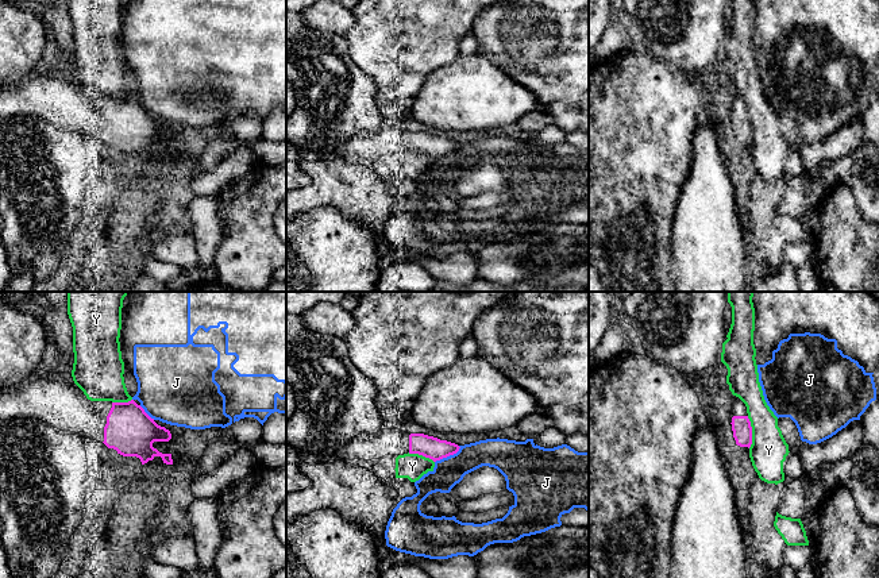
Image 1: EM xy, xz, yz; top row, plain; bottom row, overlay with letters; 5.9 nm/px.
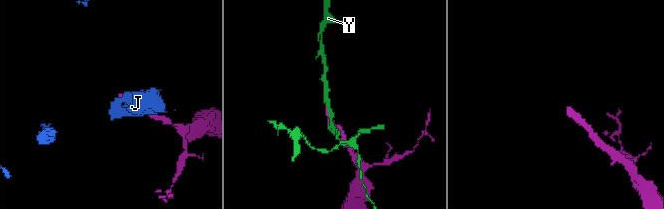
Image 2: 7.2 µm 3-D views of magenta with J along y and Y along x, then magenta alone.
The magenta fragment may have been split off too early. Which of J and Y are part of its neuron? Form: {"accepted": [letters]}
{"accepted": []}

